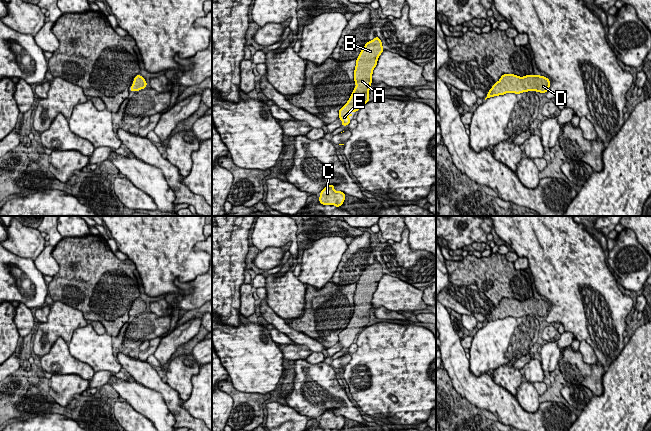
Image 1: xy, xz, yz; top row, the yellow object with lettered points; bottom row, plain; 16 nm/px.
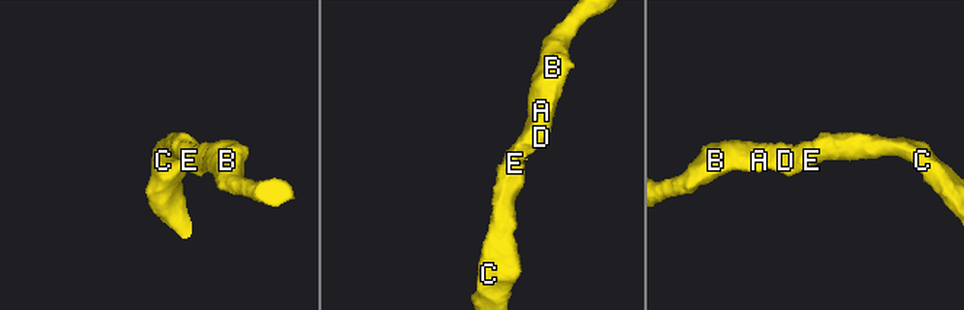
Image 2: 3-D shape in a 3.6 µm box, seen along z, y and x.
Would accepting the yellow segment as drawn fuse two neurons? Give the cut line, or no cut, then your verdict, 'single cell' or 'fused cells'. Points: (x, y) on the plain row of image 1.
no cut | single cell

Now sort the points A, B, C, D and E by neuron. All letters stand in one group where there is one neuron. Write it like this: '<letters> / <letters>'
A B C D E

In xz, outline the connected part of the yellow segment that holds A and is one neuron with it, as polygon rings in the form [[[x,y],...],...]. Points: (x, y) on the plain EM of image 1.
[[[379,261],[367,266],[362,272],[356,284],[354,294],[354,305],[356,311],[347,327],[339,333],[339,343],[343,346],[341,350],[349,349],[352,343],[349,343],[348,335],[357,336],[364,328],[369,326],[369,313],[372,310],[372,298],[377,289],[381,277],[384,275]]]

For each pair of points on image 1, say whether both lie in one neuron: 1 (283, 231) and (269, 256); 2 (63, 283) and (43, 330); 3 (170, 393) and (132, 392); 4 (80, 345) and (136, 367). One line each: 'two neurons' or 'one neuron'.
1: two neurons
2: two neurons
3: two neurons
4: two neurons

